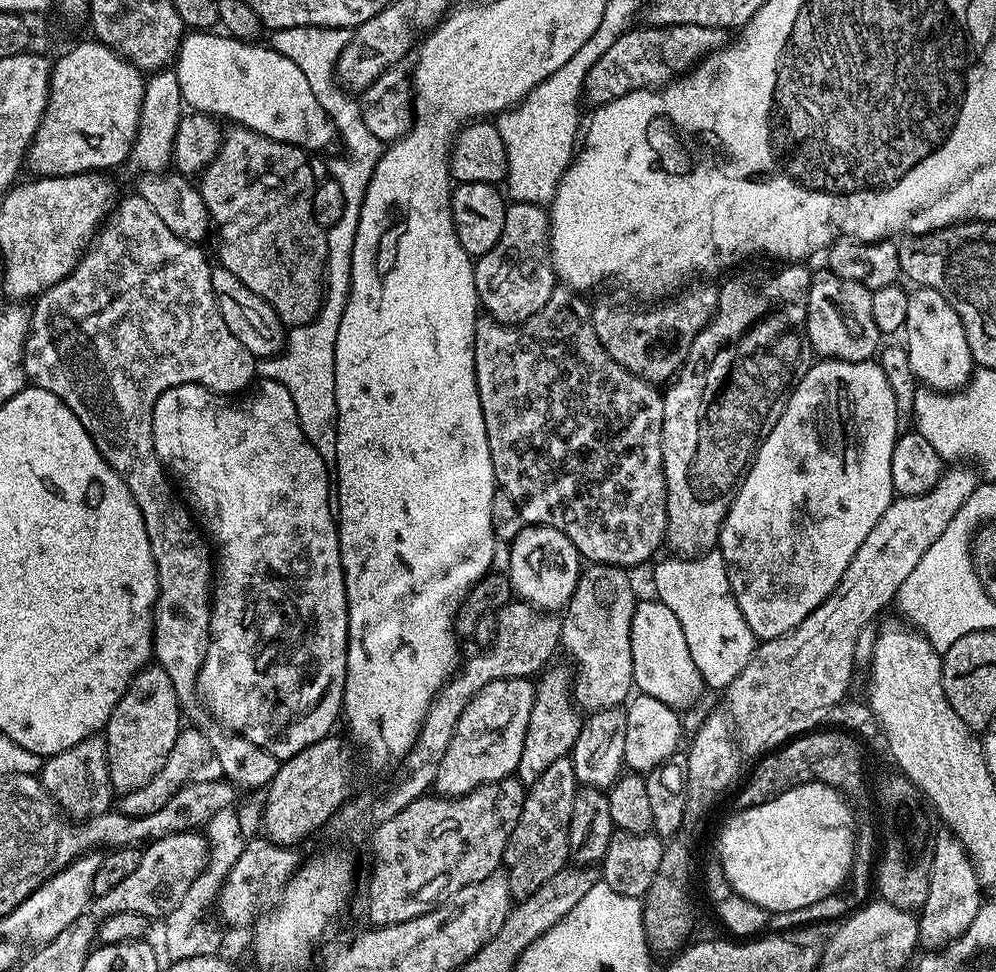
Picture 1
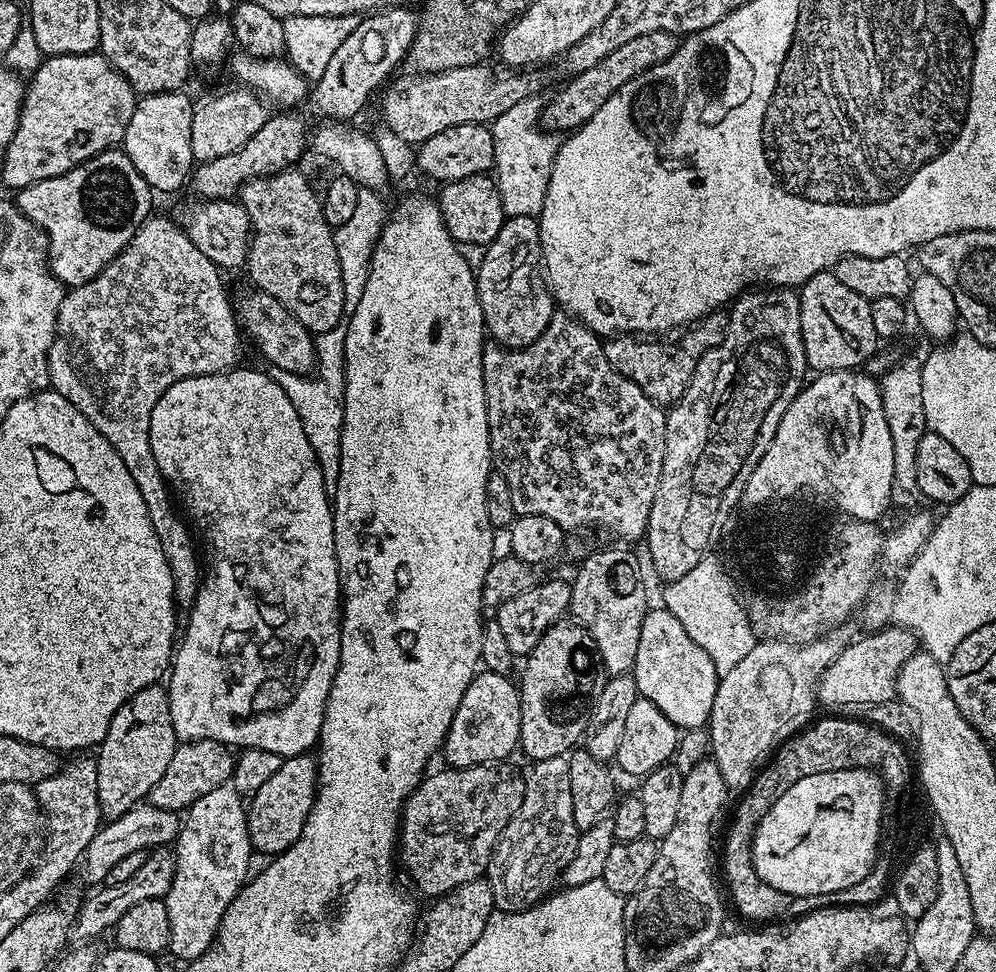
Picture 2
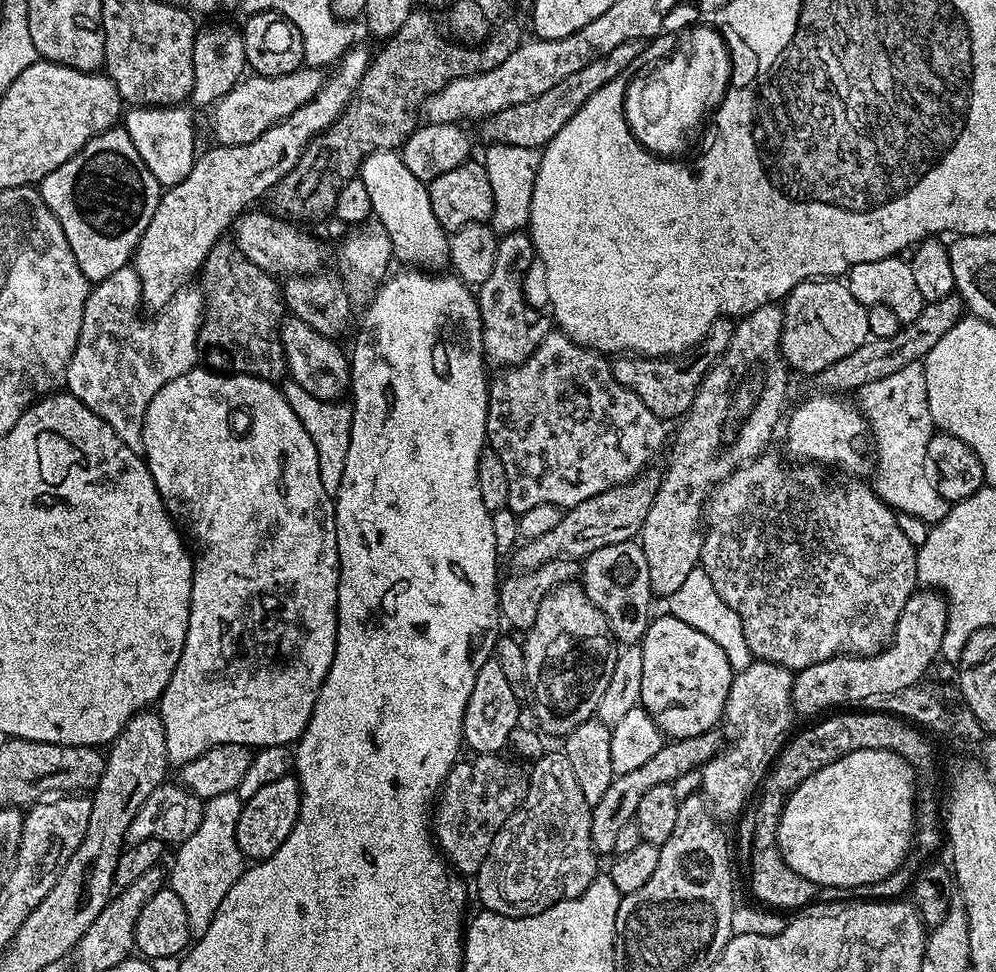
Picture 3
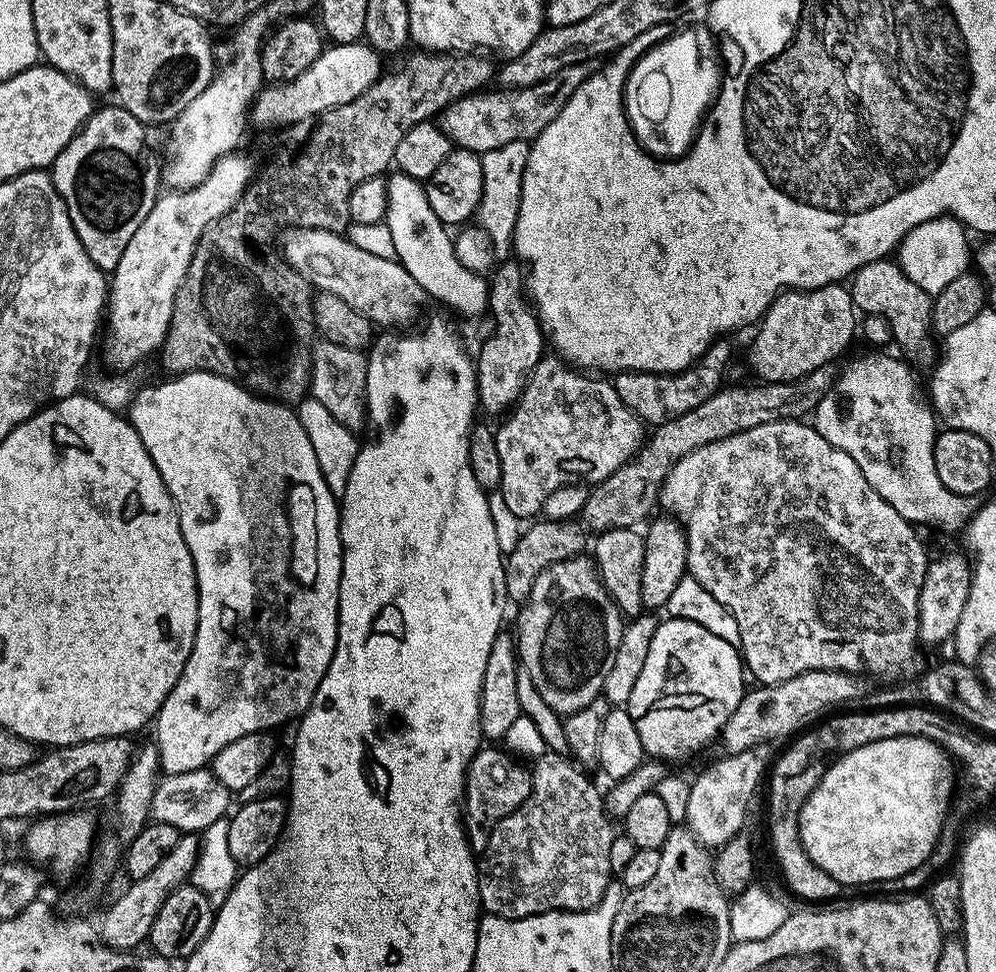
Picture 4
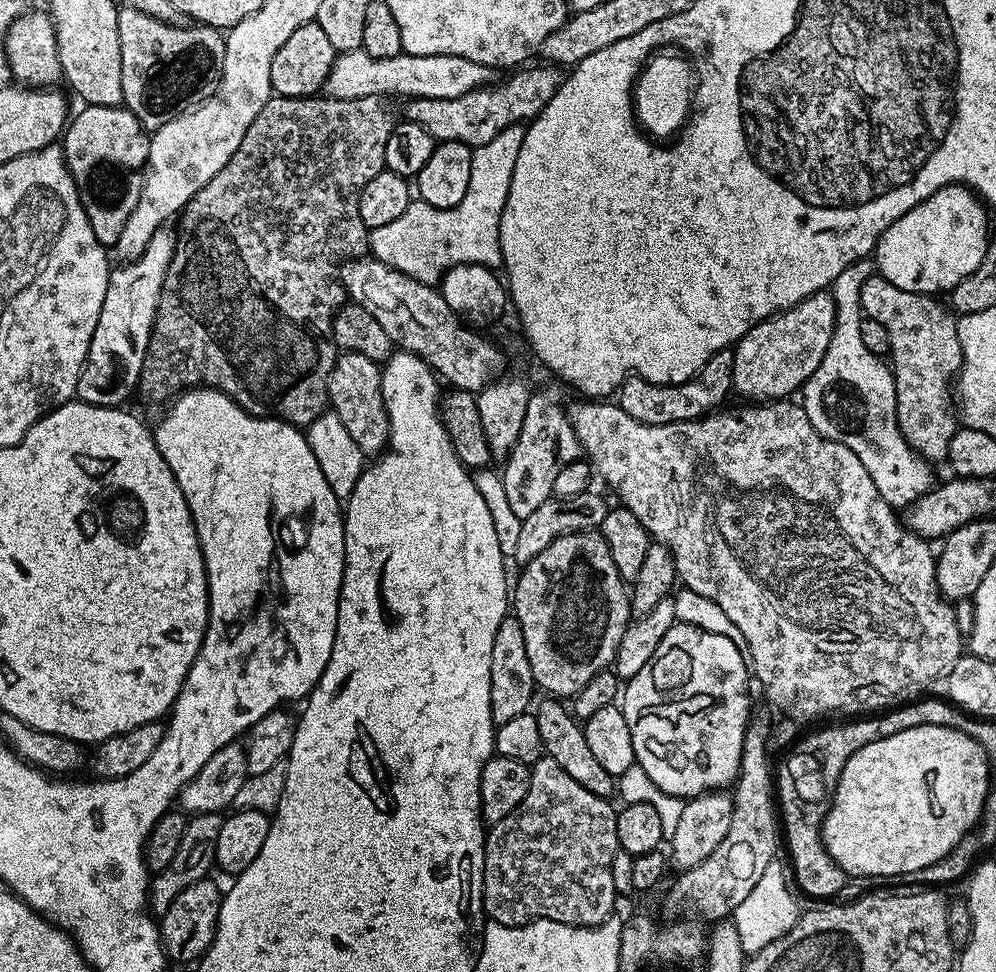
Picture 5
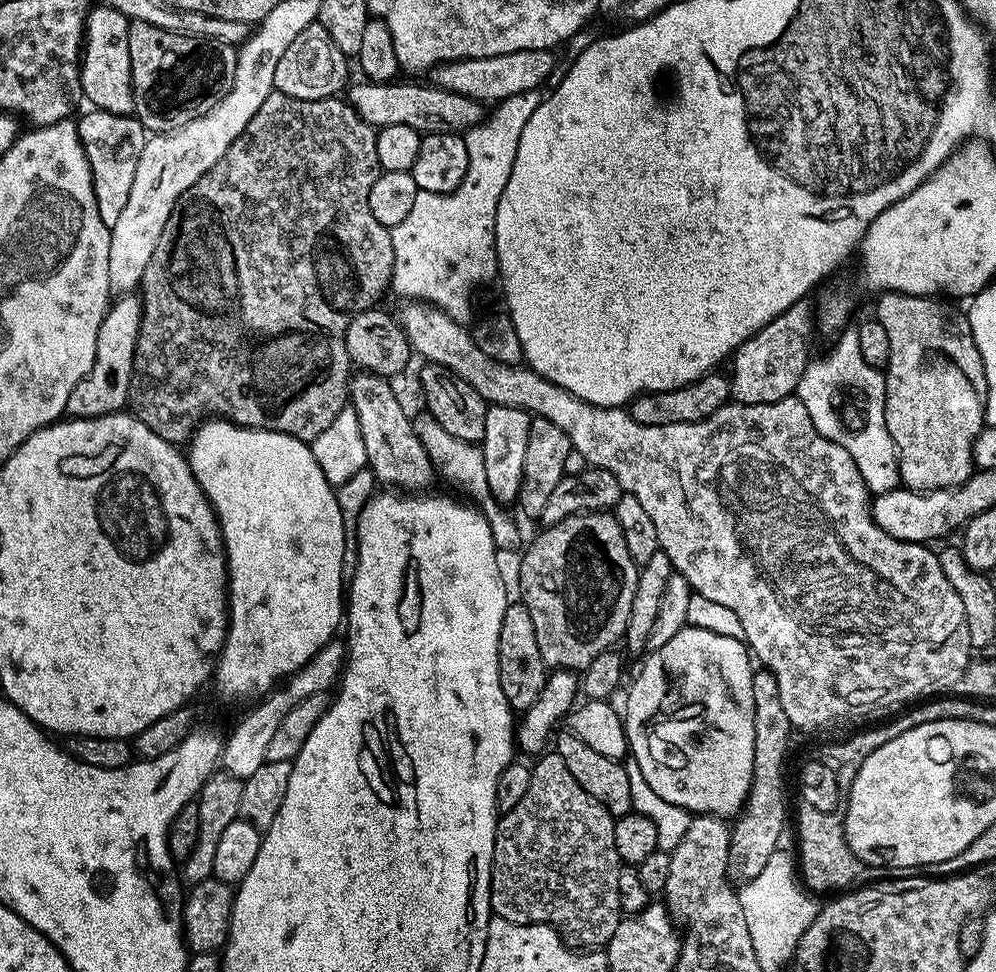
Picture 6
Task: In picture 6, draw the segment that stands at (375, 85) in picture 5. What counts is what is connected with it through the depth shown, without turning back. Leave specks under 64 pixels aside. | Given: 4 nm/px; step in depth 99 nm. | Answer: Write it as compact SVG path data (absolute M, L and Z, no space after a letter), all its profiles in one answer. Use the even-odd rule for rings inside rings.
M516 50L509 54L491 55L490 58L452 60L433 69L433 83L439 88L470 97L483 104L497 104L506 98L534 92L542 88L553 68L550 50Z

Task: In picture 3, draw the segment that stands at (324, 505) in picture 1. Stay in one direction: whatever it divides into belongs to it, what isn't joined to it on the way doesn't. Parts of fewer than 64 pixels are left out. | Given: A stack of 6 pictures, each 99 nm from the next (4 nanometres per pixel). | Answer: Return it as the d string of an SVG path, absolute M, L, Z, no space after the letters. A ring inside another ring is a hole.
M197 366L192 371L174 378L174 382L166 382L166 386L162 386L162 390L158 390L158 394L154 394L154 398L150 398L150 406L146 406L146 418L142 422L142 446L144 447L142 455L150 474L154 478L154 486L158 486L158 494L166 506L168 515L182 529L183 535L190 545L192 555L192 597L188 603L190 618L186 630L186 642L182 650L182 658L178 658L178 666L174 666L174 674L170 674L170 682L158 701L158 711L166 734L168 763L172 766L183 766L194 758L206 754L206 750L223 744L247 744L253 750L278 746L279 744L291 745L299 740L310 722L310 714L314 710L318 690L330 670L330 662L334 658L334 650L336 649L336 603L338 602L338 582L340 581L340 559L338 558L338 542L336 541L336 505L333 497L326 490L326 486L322 486L322 478L318 470L318 450L314 450L314 442L310 442L310 434L306 434L302 422L298 422L298 414L294 414L294 410L290 410L283 391L273 381L259 380L253 376L241 376L239 374L221 374L204 366Z

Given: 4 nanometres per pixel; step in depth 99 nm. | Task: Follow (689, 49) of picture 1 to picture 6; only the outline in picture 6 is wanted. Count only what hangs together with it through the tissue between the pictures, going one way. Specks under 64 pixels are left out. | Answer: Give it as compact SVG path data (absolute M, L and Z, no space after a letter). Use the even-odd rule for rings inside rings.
M432 82L427 84L359 83L356 85L353 83L347 89L347 103L365 122L377 130L386 126L410 126L410 130L421 134L450 134L451 132L463 134L480 123L486 115L483 103L448 89L439 88Z

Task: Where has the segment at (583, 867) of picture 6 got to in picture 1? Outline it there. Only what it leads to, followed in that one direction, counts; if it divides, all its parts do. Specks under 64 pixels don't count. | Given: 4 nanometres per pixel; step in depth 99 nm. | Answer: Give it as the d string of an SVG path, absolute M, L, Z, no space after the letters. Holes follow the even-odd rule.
M568 756L558 758L542 773L526 792L522 814L506 842L502 861L508 873L513 897L523 898L534 894L546 878L554 878L569 863L568 835L570 818L574 810L574 798L578 791L574 766Z

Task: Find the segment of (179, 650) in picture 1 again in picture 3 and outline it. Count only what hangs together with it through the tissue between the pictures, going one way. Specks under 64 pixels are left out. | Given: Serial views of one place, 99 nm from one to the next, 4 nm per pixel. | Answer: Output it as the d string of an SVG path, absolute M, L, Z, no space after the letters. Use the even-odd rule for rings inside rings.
M135 267L123 268L99 281L88 293L78 346L70 358L64 382L67 391L94 410L130 450L143 453L142 422L150 398L166 382L174 382L174 378L192 371L201 359L204 293L196 286L181 288L165 308L153 315L153 320L143 320L140 308L140 279Z

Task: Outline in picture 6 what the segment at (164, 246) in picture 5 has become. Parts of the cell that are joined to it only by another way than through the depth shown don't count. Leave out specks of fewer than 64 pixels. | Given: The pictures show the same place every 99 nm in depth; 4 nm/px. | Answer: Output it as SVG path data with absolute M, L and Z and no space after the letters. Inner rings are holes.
M139 295L121 296L109 303L108 312L102 318L102 326L98 330L94 366L90 366L82 382L78 382L78 386L70 390L70 398L66 398L64 410L69 417L81 420L91 416L108 416L112 412L121 411L127 405L141 318Z

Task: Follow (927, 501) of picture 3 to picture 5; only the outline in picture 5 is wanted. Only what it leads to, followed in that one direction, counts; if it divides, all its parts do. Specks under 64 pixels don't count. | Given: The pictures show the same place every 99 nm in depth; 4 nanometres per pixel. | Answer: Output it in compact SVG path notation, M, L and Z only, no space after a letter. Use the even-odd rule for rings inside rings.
M865 258L846 266L846 270L834 278L830 289L836 303L834 334L830 346L826 346L826 354L822 354L818 370L804 383L802 407L814 430L854 450L858 462L866 466L866 474L874 478L878 494L882 494L893 509L904 510L932 491L934 479L929 462L921 459L900 433L891 367L881 357L870 354L870 349L862 343L860 291L874 275L877 275L875 259Z

